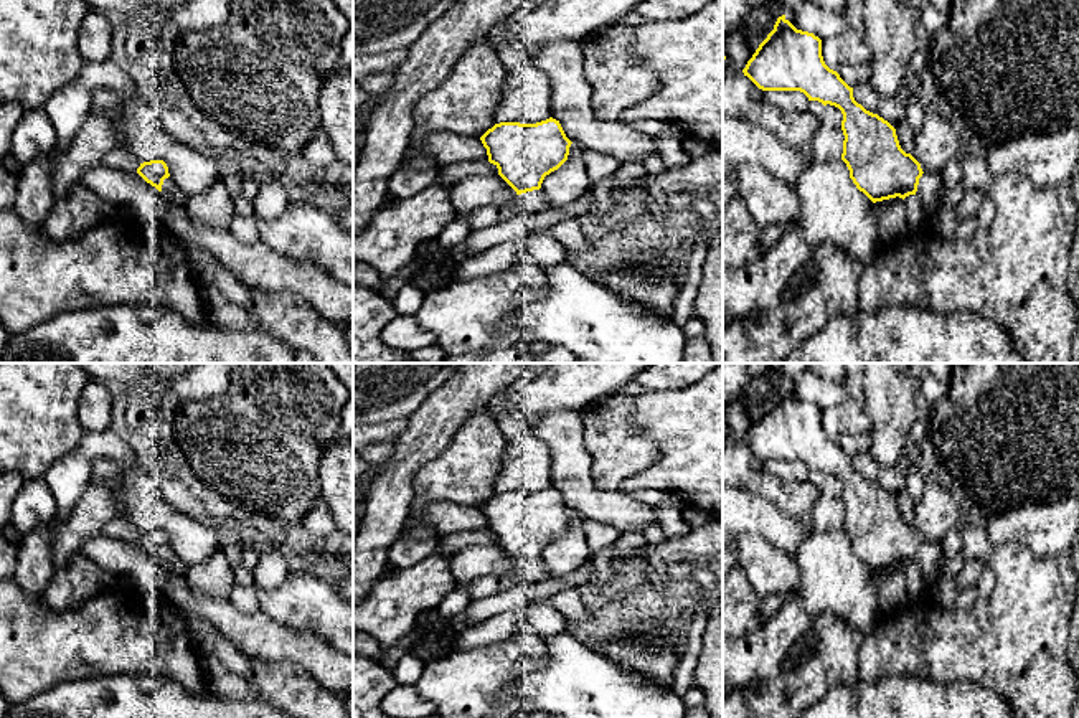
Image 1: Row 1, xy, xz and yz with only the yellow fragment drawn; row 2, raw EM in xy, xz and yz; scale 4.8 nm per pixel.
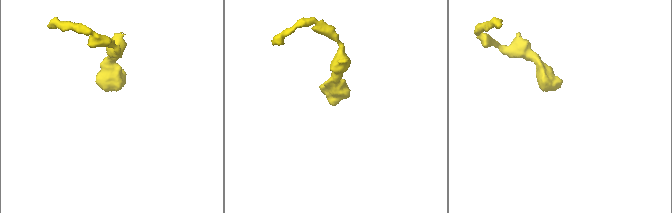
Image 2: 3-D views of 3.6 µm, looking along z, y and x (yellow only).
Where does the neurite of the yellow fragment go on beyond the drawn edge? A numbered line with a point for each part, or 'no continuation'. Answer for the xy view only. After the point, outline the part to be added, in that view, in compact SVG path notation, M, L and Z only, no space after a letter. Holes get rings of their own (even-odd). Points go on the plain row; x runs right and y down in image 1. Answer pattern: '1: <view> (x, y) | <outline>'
1: xy (170, 562) | M168 546L163 550L162 561L163 568L173 574L185 574L186 566L178 560L173 550Z

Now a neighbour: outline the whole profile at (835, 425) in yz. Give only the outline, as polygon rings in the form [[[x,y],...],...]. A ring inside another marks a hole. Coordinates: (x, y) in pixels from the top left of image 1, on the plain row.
[[[846,398],[822,409],[822,426],[830,439],[838,441],[841,436],[868,431],[871,418],[866,414],[861,398]]]

